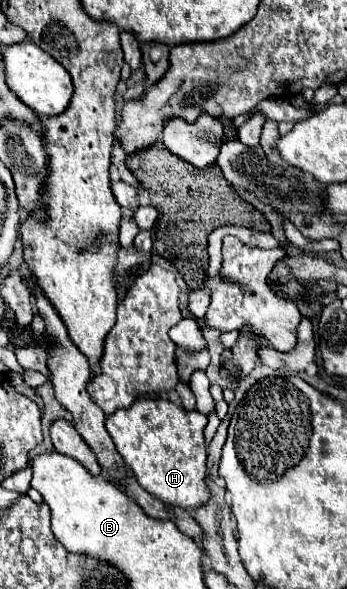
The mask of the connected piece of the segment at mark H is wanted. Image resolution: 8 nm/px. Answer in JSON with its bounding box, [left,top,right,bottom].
[105,399,209,509]

